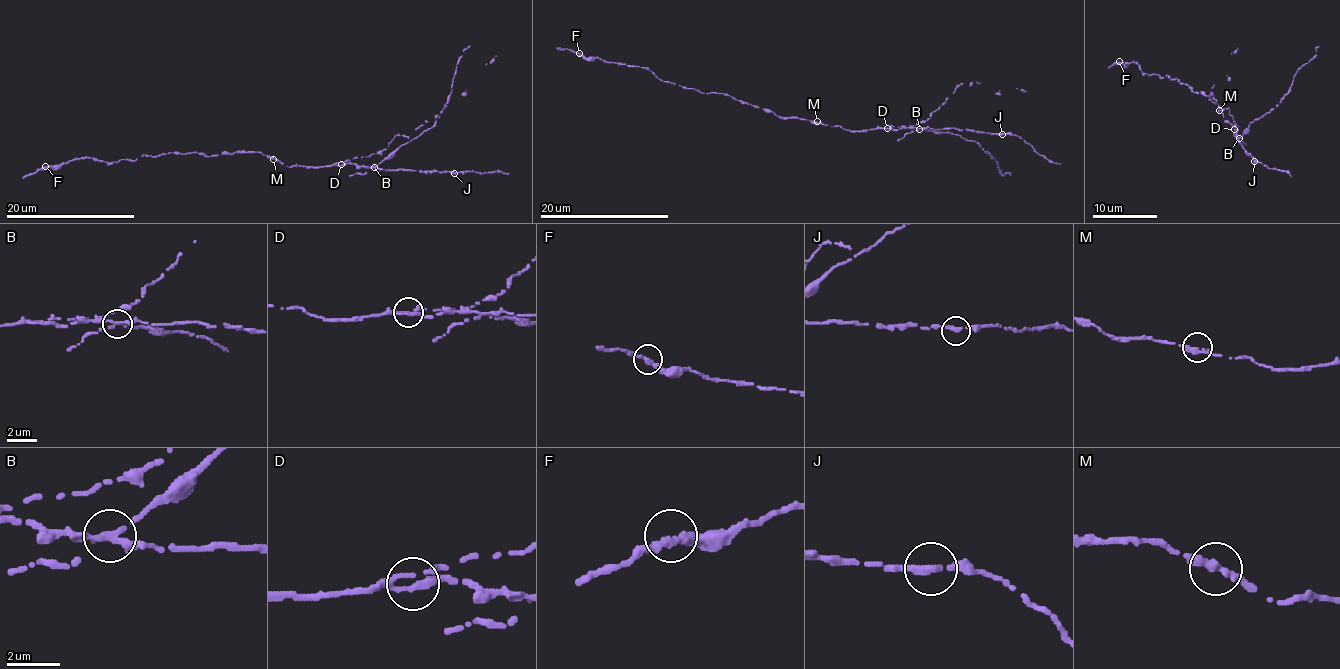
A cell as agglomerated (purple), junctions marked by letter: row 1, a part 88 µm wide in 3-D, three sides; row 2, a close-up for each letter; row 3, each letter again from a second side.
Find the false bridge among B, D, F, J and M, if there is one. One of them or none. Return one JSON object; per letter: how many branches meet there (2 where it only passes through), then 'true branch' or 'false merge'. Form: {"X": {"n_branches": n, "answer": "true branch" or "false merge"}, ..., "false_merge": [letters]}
{"B": {"n_branches": 4, "answer": "false merge"}, "D": {"n_branches": 4, "answer": "true branch"}, "F": {"n_branches": 2, "answer": "true branch"}, "J": {"n_branches": 2, "answer": "true branch"}, "M": {"n_branches": 1, "answer": "true branch"}, "false_merge": ["B"]}

